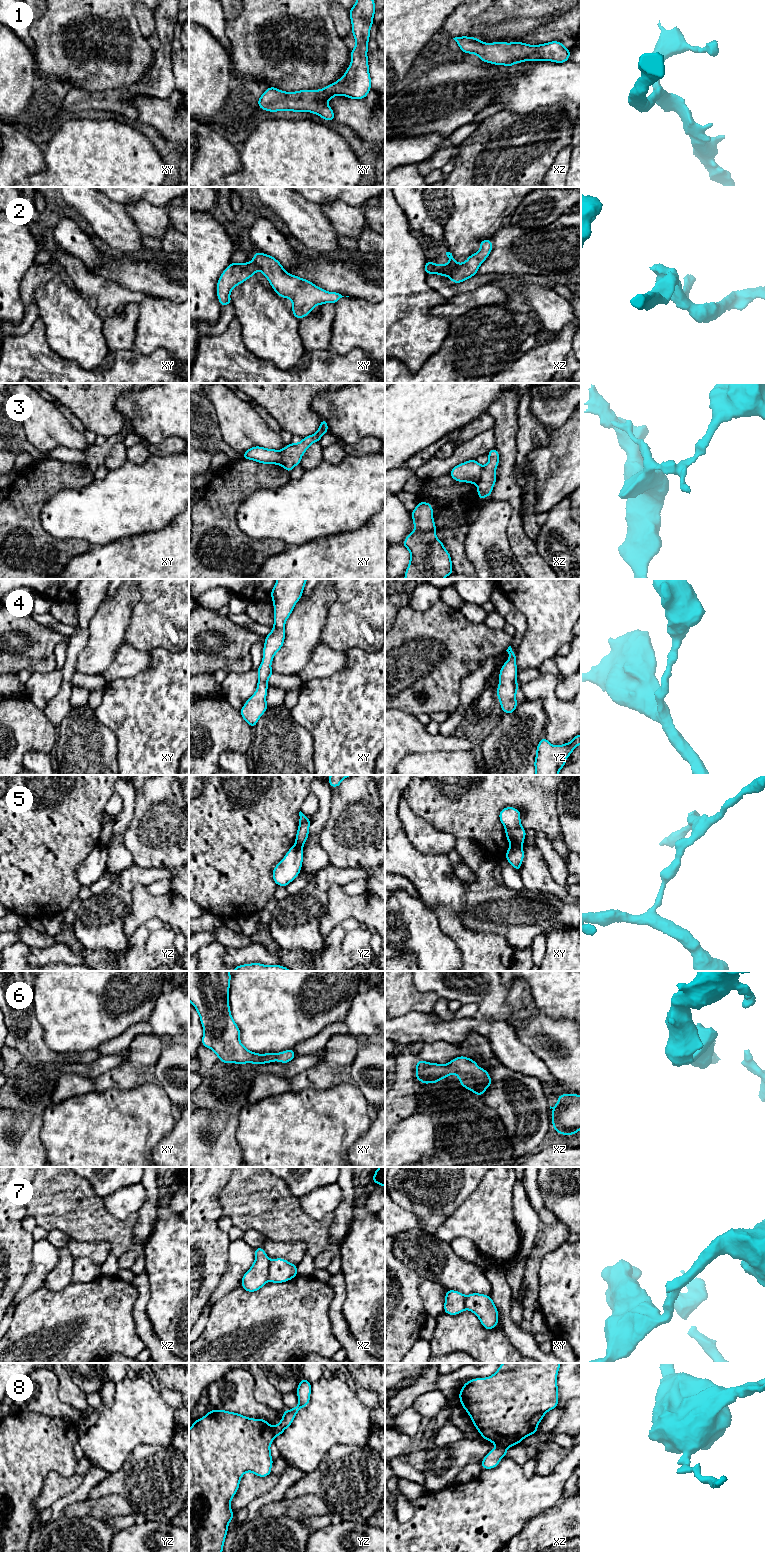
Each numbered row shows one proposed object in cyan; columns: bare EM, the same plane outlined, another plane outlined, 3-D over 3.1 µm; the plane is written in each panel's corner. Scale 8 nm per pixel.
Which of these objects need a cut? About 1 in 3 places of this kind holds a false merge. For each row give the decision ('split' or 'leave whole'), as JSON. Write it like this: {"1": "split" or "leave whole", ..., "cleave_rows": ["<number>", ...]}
{"1": "leave whole", "2": "split", "3": "split", "4": "leave whole", "5": "split", "6": "leave whole", "7": "split", "8": "split", "cleave_rows": ["2", "3", "5", "7", "8"]}

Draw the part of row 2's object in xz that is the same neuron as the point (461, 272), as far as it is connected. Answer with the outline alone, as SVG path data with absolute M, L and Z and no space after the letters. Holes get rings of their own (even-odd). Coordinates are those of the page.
M486 239L480 242L480 250L470 255L464 263L457 263L450 252L446 252L452 265L452 272L449 275L453 283L461 283L477 274L480 265L486 260L493 248L491 240Z

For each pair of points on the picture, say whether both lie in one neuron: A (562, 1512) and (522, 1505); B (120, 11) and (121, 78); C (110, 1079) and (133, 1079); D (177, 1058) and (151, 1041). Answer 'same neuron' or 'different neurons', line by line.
A: different neurons
B: same neuron
C: same neuron
D: different neurons

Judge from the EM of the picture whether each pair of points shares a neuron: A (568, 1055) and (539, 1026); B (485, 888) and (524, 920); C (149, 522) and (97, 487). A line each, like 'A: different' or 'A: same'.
A: same
B: same
C: same

